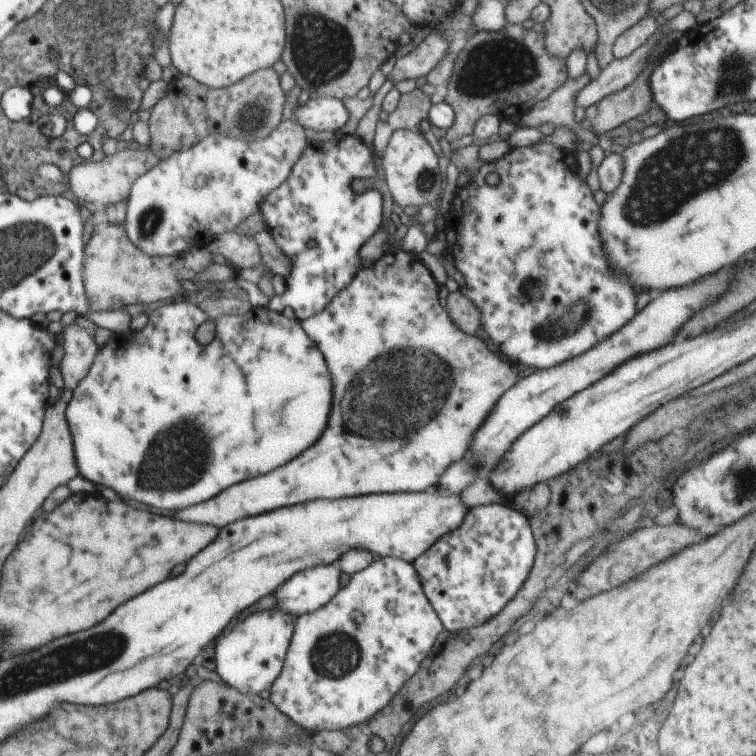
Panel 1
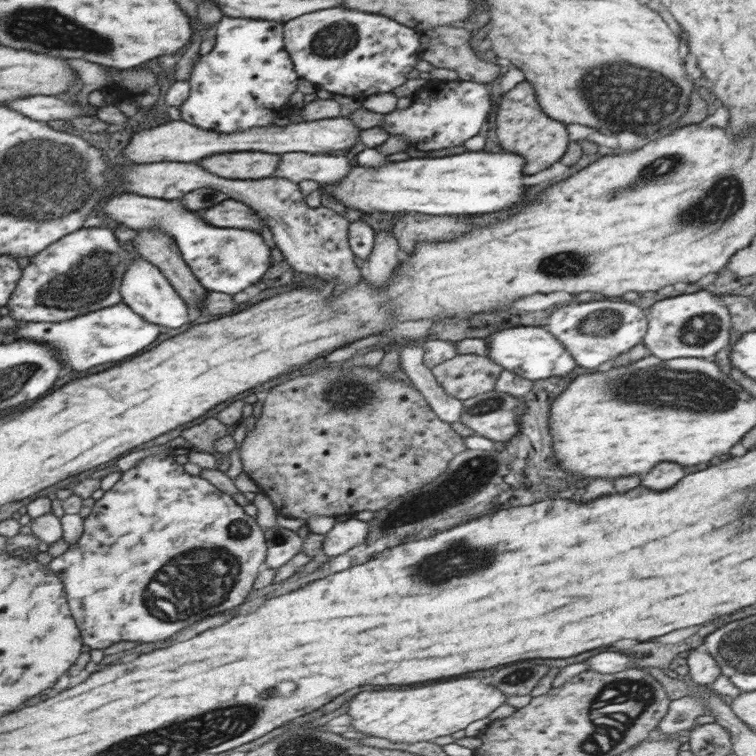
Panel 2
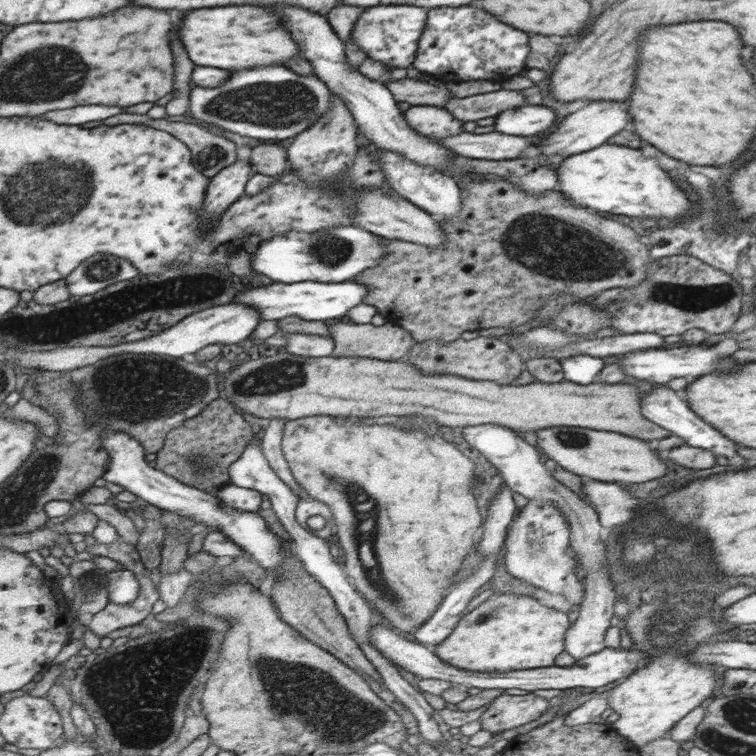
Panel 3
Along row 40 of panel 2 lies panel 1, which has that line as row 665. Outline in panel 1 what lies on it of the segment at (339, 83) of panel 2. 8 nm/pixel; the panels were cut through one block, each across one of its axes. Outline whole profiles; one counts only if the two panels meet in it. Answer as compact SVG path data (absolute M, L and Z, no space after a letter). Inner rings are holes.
M384 557L354 574L350 583L319 610L297 618L284 667L268 691L269 701L288 719L312 735L320 731L348 729L372 720L396 692L420 669L442 632L442 622L422 592L412 564Z

